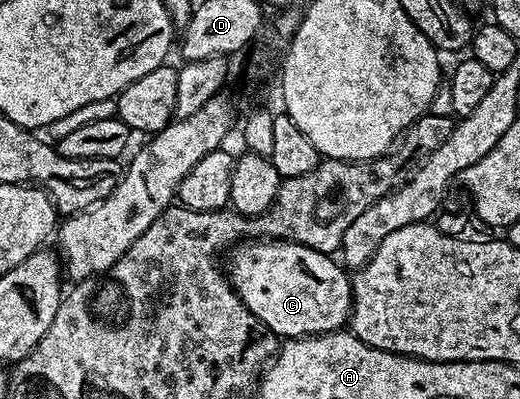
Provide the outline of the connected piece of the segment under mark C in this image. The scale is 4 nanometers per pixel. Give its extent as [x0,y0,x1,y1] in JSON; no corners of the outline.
[228,239,351,340]

